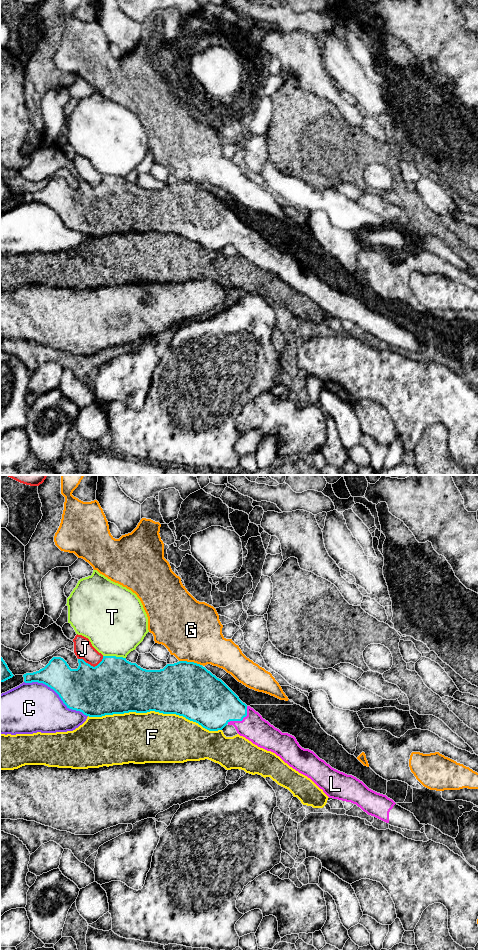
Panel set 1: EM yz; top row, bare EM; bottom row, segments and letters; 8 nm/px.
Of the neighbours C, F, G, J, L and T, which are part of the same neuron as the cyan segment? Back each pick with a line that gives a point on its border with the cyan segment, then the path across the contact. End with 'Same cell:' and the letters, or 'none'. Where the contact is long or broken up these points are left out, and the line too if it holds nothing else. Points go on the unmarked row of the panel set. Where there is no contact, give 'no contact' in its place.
L: yz (241, 240)
Same cell: L

